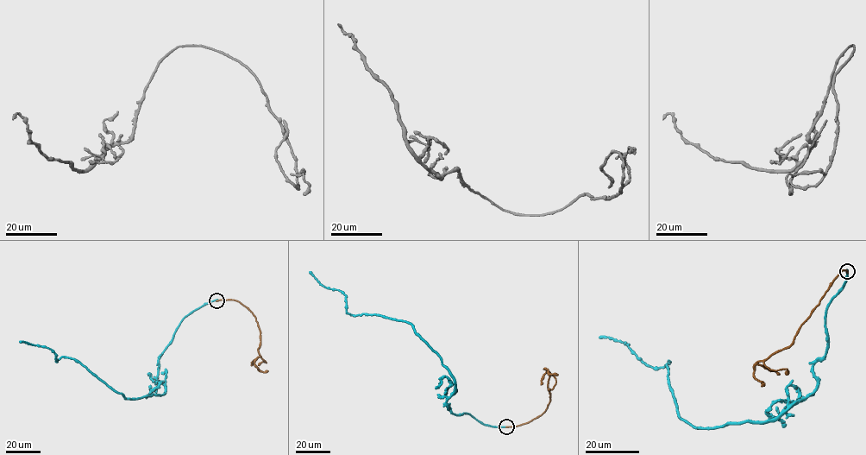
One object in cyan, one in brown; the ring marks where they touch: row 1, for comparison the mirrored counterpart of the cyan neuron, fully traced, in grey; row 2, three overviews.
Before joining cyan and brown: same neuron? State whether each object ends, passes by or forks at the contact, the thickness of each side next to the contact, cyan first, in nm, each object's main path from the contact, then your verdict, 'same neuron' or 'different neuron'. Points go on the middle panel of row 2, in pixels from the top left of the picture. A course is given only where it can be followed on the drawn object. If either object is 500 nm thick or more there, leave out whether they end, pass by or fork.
cyan ends | brown ends | 480/400 nm | cyan via (506, 426), (453, 413), (447, 400), (454, 378), (411, 325), (350, 315), (346, 296), (324, 287), (310, 271) | brown via (506, 426), (527, 423), (545, 411), (549, 401), (548, 382), (550, 374), (544, 369), (549, 374), (557, 375) | different neuron

